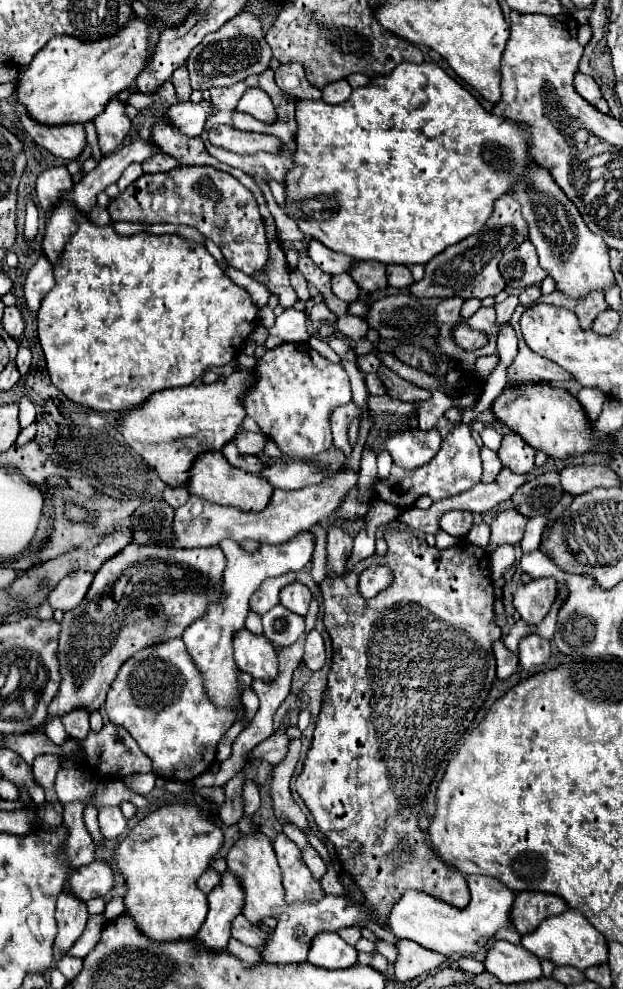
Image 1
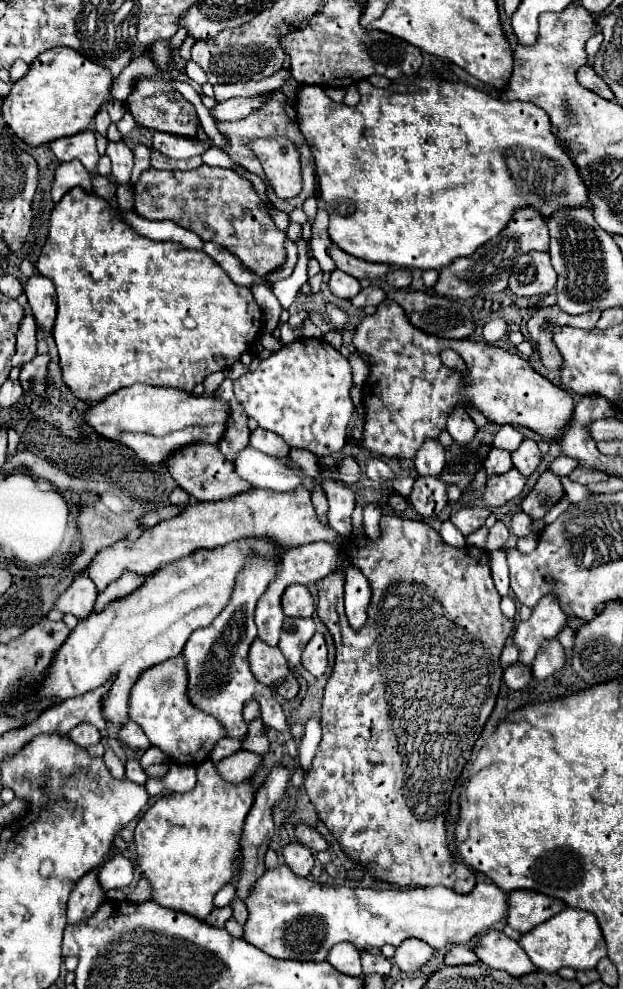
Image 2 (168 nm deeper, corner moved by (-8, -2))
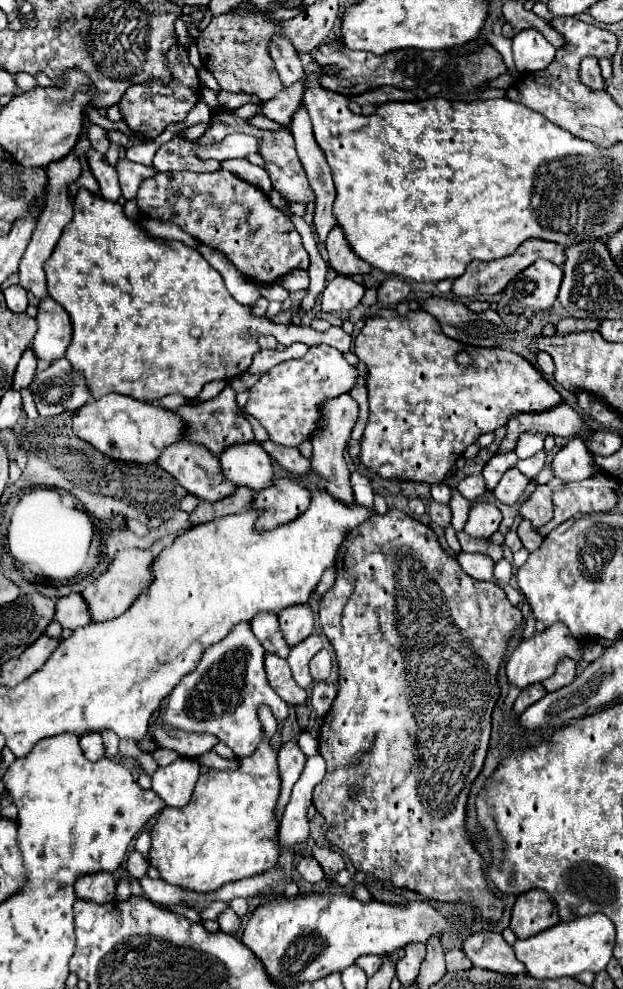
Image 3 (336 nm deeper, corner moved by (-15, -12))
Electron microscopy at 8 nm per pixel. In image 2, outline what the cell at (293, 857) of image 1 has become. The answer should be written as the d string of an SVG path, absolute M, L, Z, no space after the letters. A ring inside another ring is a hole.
M292 842L292 844L284 846L282 856L284 856L284 862L290 866L290 870L296 876L300 876L300 878L308 878L310 876L312 868L314 868L314 854L312 854L312 850L304 848L298 842Z

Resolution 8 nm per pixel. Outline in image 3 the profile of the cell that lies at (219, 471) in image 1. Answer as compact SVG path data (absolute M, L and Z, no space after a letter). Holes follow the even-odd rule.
M179 440L161 452L161 456L157 458L157 464L163 470L167 470L171 476L175 476L177 482L187 492L199 496L201 500L215 502L215 500L221 500L223 496L229 496L235 490L235 486L229 480L223 480L223 472L219 472L217 456L211 456L211 452L207 452L207 448L203 448L201 444L191 444L189 440Z

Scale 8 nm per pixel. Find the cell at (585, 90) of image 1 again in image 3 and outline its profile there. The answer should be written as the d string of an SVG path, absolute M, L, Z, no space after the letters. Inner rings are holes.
M587 56L581 60L579 76L581 76L583 84L587 84L593 90L601 90L605 86L605 80L603 80L601 68L599 68L599 60L595 56Z

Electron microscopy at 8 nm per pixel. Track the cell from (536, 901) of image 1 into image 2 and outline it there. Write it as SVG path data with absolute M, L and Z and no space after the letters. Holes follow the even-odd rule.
M516 890L510 892L508 900L508 924L520 934L526 934L564 908L564 902L546 894L538 894L534 890Z

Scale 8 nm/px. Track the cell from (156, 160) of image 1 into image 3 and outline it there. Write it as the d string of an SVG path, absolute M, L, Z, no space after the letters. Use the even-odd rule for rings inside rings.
M175 136L175 140L169 140L163 144L155 158L153 166L159 172L179 172L179 170L191 170L191 172L215 172L221 168L217 160L201 160L193 152L195 142L181 140L181 136Z

